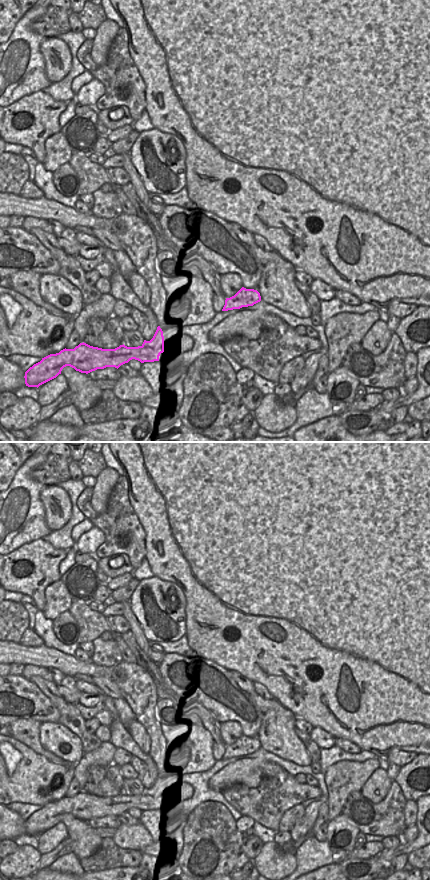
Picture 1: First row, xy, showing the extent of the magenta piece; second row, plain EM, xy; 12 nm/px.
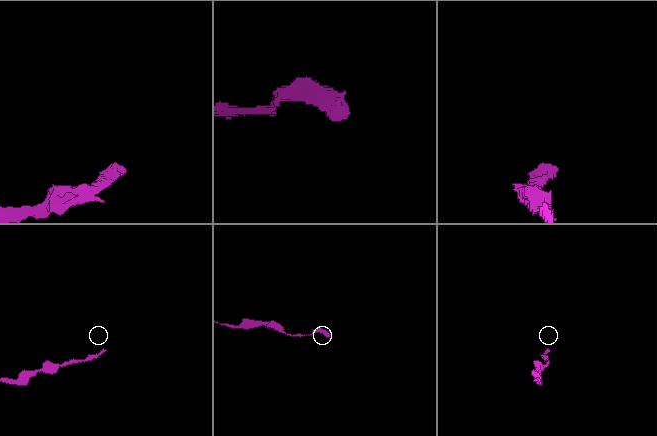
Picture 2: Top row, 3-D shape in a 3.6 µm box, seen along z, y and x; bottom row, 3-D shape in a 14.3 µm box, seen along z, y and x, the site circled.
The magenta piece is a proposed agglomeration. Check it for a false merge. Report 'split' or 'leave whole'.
split

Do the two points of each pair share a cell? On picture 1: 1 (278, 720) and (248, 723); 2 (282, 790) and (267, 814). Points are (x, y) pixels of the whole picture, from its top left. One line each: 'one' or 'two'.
1: two
2: one

